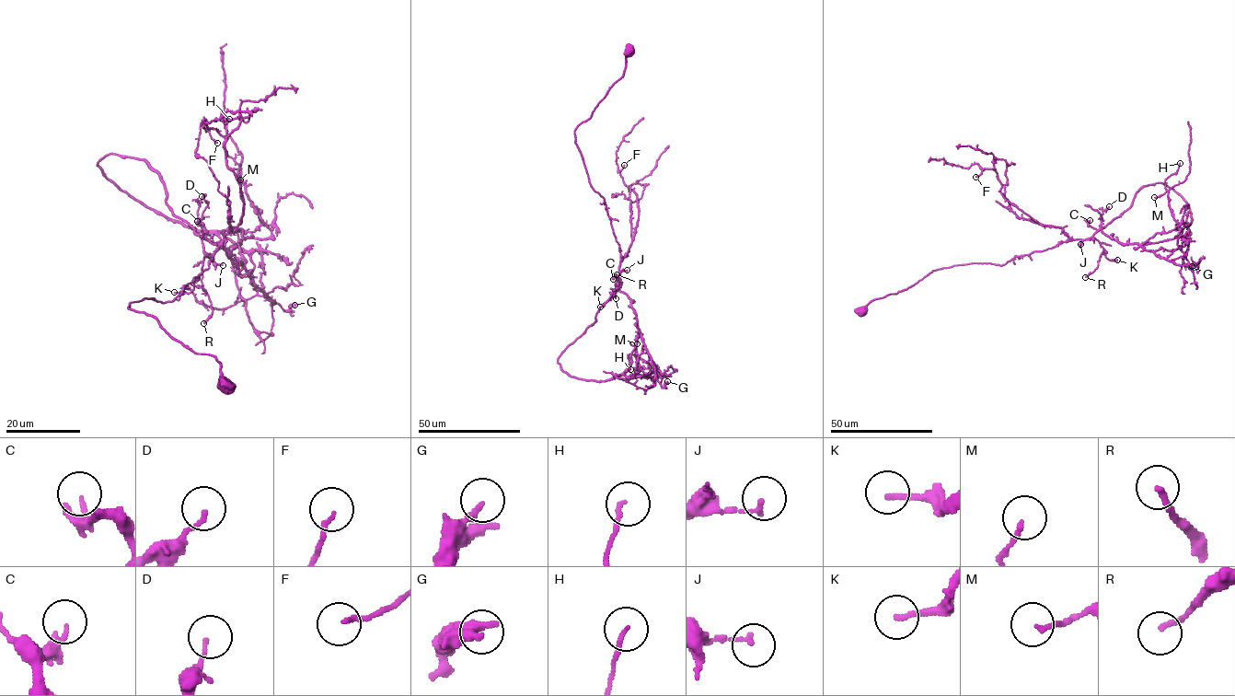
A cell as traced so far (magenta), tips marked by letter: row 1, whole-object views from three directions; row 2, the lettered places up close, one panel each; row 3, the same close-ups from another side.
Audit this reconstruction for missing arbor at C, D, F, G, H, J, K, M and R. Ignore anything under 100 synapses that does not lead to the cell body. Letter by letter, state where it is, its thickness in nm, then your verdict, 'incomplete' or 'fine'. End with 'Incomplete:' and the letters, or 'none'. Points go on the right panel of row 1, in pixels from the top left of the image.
C: at (1090, 220); 140 nm thick; fine
D: at (1109, 206); 120 nm thick; fine
F: at (975, 177); 140 nm thick; fine
G: at (1192, 266); 240 nm thick; fine
H: at (1180, 163); 120 nm thick; fine
J: at (1080, 244); 140 nm thick; fine
K: at (1117, 260); 180 nm thick; fine
M: at (1154, 197); 150 nm thick; fine
R: at (1085, 277); 190 nm thick; fine
Incomplete: none

